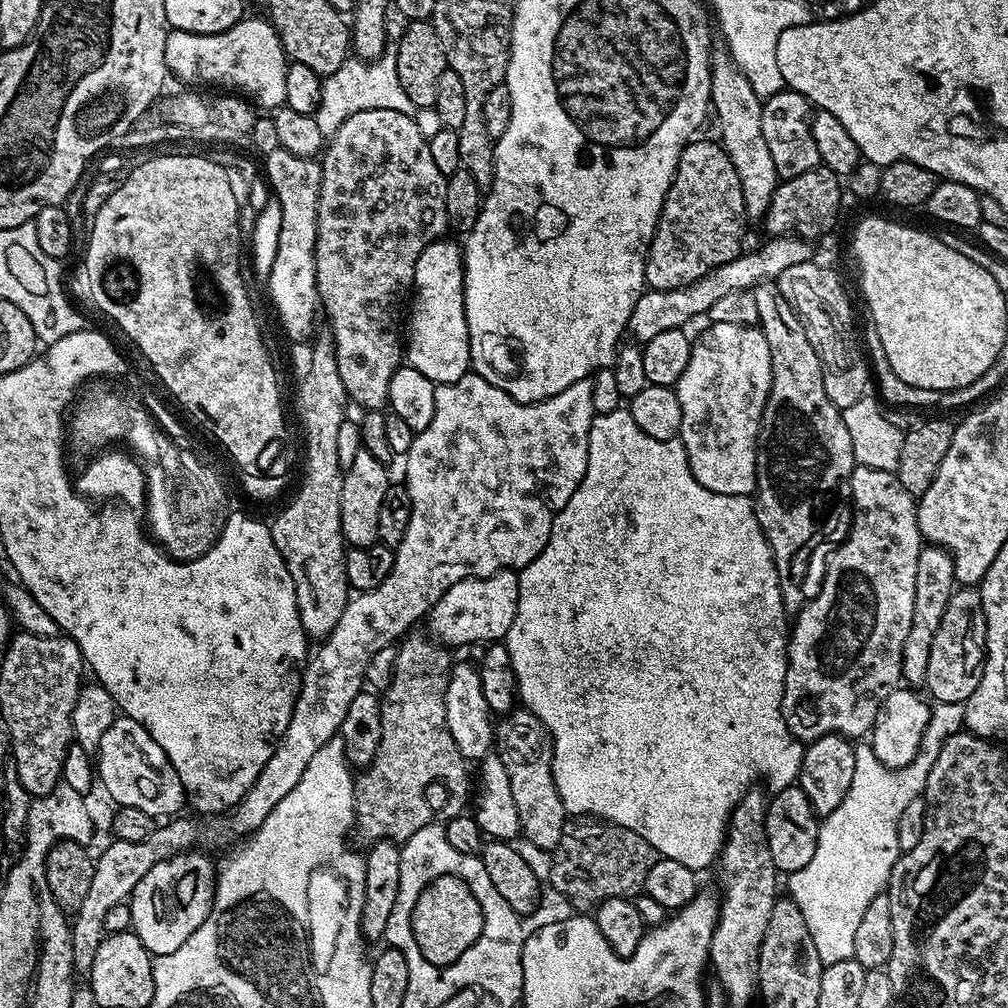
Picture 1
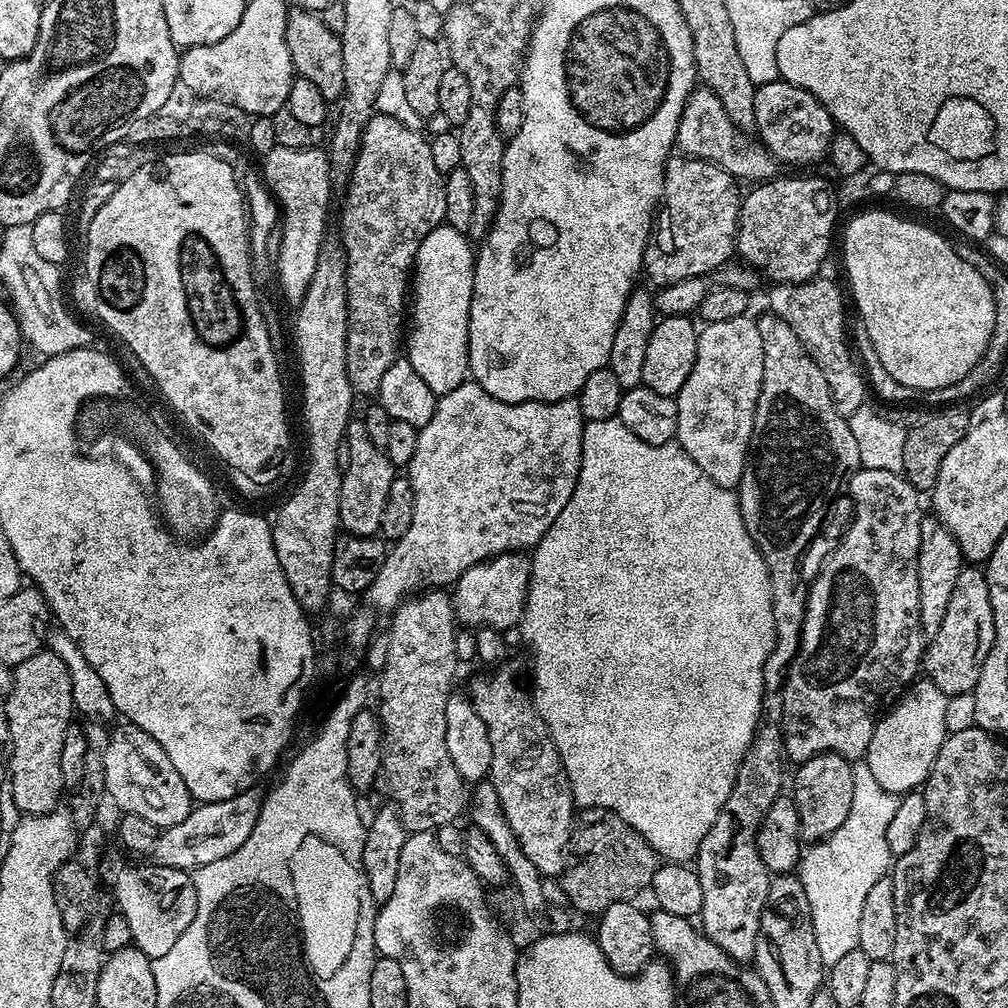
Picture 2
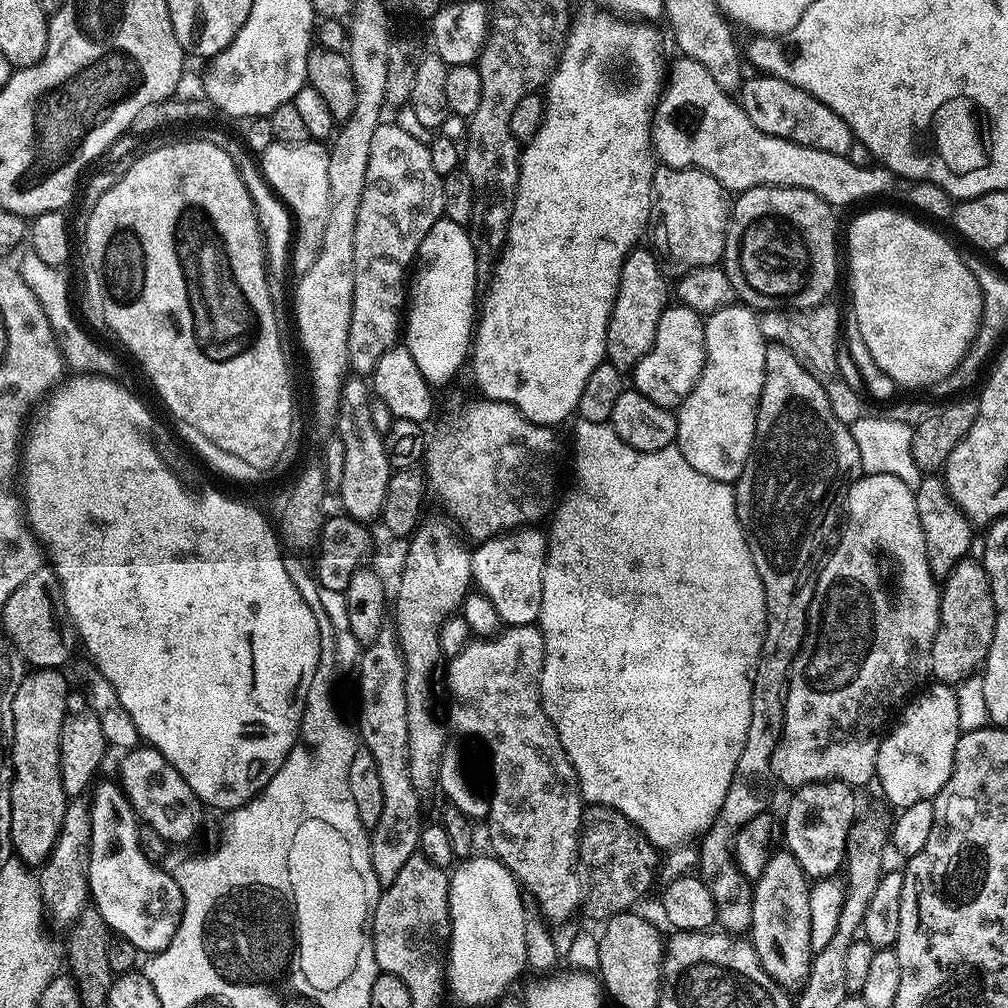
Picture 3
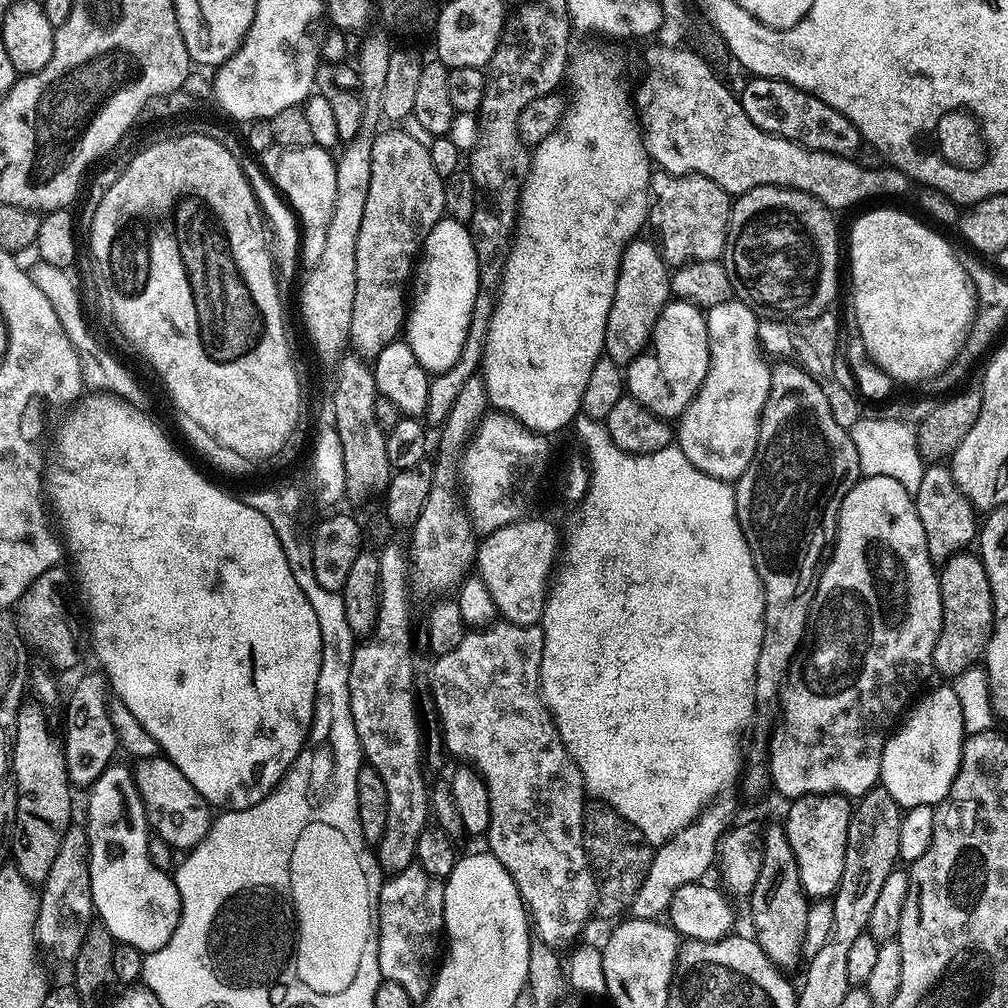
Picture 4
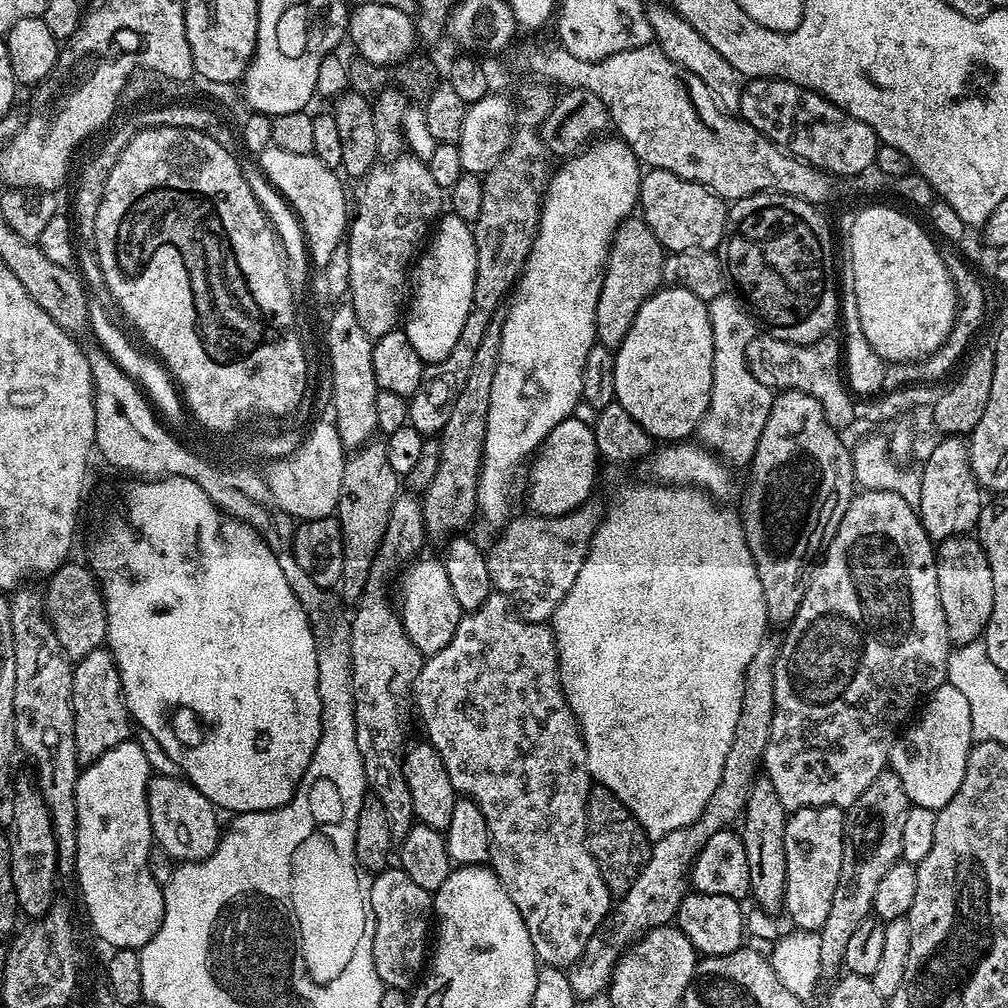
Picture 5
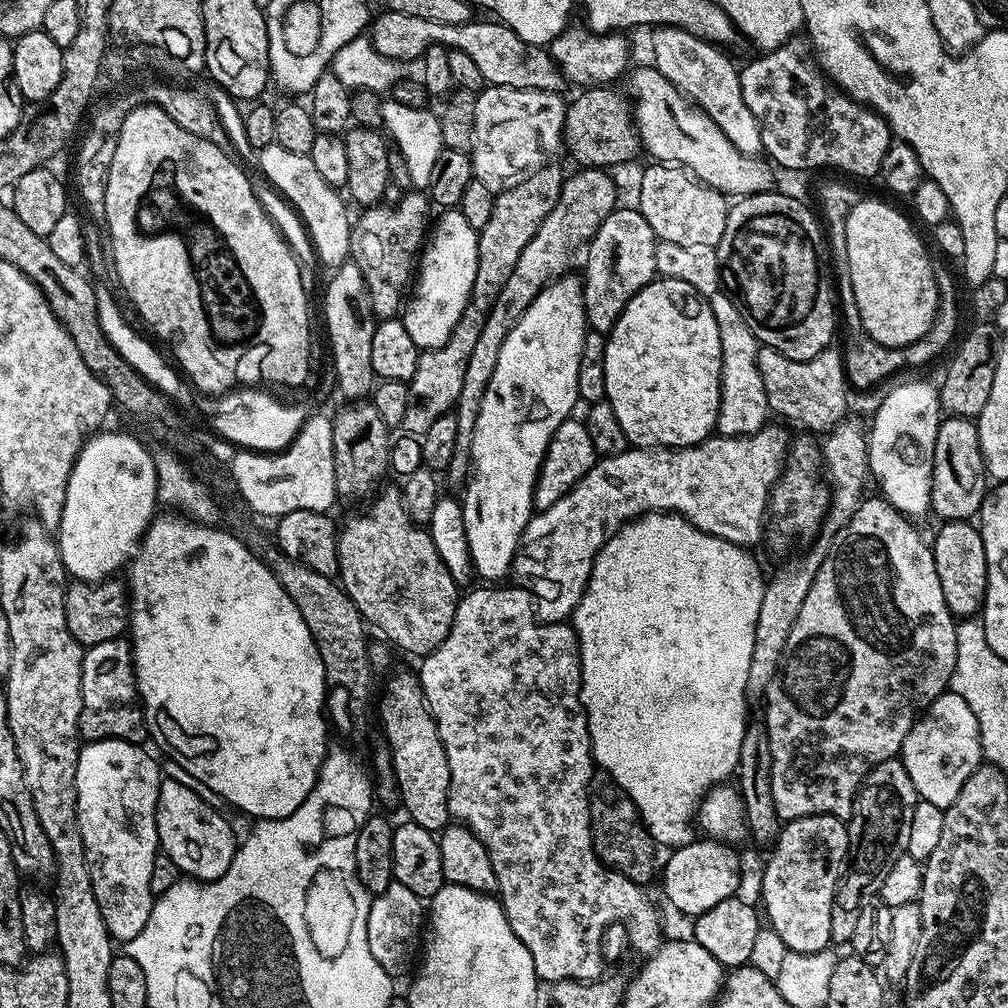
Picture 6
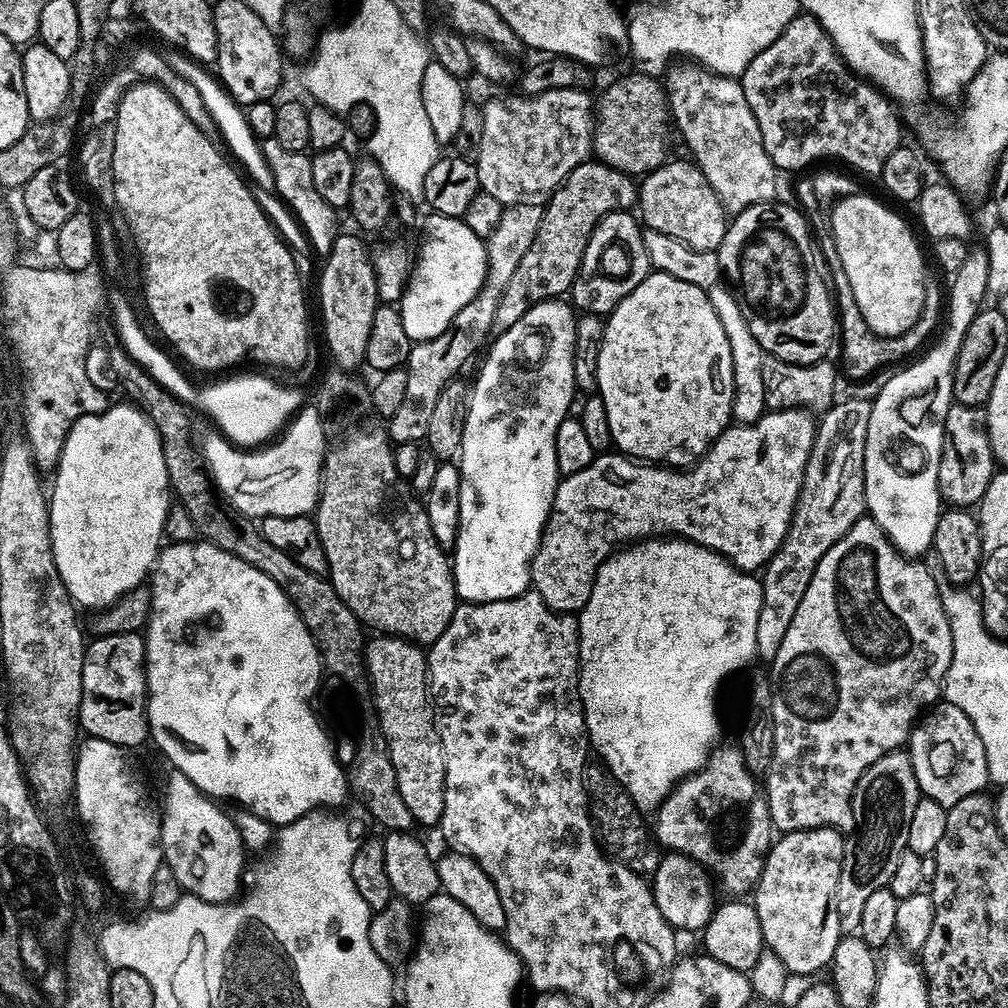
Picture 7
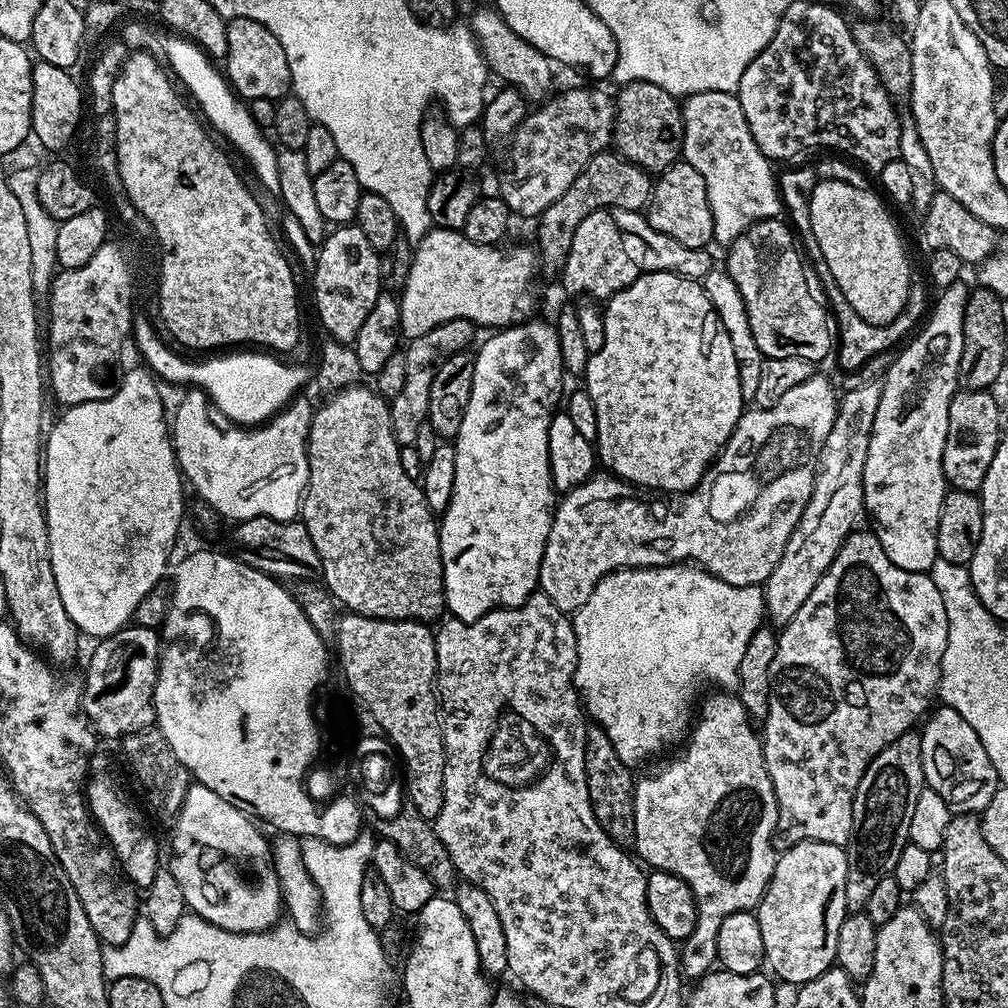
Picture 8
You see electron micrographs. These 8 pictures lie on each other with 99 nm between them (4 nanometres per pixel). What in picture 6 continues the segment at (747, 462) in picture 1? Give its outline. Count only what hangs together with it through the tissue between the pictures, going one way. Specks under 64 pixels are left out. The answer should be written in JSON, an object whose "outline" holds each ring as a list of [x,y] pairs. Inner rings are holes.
{"outline":[[[716,292],[710,303],[722,338],[722,386],[716,426],[721,436],[752,436],[770,420],[766,386],[762,386],[762,374],[758,370],[758,354],[762,345],[750,326],[746,326],[746,318],[742,318],[738,306],[734,306],[727,292]]]}

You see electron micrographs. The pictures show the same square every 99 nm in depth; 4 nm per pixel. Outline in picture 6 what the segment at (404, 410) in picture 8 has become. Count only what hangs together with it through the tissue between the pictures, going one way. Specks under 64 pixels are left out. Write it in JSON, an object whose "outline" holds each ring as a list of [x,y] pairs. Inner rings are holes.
{"outline":[[[556,162],[538,168],[527,178],[512,184],[497,195],[494,202],[494,214],[490,216],[490,222],[486,222],[486,226],[479,229],[476,237],[478,270],[466,310],[462,318],[458,318],[450,338],[442,346],[425,348],[421,351],[418,366],[411,380],[407,381],[410,390],[410,406],[406,406],[406,414],[403,415],[400,423],[400,428],[407,435],[424,436],[434,421],[442,418],[442,414],[455,409],[458,394],[462,394],[462,381],[466,378],[466,362],[470,362],[474,345],[478,343],[478,338],[486,327],[486,318],[494,302],[498,302],[498,294],[502,286],[506,286],[507,280],[510,279],[510,274],[514,271],[522,250],[526,250],[530,238],[538,234],[538,226],[546,222],[546,214],[554,210],[560,191],[564,189],[566,172],[554,163]]]}

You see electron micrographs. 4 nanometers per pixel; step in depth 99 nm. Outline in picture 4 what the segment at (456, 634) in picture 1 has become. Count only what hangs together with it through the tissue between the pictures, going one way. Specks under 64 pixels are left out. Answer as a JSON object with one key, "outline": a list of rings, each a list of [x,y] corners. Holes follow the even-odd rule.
{"outline":[[[521,518],[487,533],[479,541],[475,571],[486,582],[497,613],[510,624],[534,624],[543,617],[550,581],[558,564],[556,528],[548,520]]]}

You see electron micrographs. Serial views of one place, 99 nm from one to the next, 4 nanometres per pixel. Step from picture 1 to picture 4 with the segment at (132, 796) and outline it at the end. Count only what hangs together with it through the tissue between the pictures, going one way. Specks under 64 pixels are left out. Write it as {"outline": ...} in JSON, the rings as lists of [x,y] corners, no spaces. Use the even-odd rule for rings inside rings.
{"outline":[[[163,754],[137,759],[134,775],[148,827],[154,830],[155,835],[162,837],[174,850],[191,850],[198,842],[202,842],[202,838],[212,827],[213,813],[208,801],[202,798],[202,794],[198,794],[196,785],[186,778],[186,774],[182,774],[182,770],[173,760]]]}

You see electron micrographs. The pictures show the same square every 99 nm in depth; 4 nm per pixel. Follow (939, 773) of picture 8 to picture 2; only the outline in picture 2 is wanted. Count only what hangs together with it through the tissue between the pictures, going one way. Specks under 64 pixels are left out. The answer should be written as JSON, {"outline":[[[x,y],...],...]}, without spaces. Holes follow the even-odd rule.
{"outline":[[[920,678],[895,701],[897,704],[889,712],[887,709],[877,719],[866,763],[882,790],[897,794],[914,792],[927,780],[938,750],[942,750],[944,739],[950,734],[946,726],[948,697],[934,682]]]}

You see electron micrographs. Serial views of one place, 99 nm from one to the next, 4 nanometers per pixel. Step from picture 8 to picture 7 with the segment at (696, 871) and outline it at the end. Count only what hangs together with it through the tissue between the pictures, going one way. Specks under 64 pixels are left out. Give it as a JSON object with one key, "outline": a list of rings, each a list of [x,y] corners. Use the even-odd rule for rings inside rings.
{"outline":[[[717,747],[708,757],[708,762],[703,768],[693,772],[691,776],[685,776],[679,784],[675,785],[672,793],[656,809],[654,840],[655,843],[657,840],[662,847],[668,848],[664,850],[669,853],[689,856],[707,869],[714,877],[719,891],[721,888],[725,892],[725,897],[744,898],[747,897],[747,892],[749,895],[760,881],[768,849],[774,843],[774,829],[768,809],[768,797],[761,781],[744,765],[744,754],[739,747],[724,747]]]}

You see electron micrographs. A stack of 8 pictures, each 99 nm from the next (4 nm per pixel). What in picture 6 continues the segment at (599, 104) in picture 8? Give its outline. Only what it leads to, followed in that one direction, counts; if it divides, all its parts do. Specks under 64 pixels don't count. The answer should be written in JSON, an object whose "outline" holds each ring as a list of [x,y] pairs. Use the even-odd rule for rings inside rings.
{"outline":[[[487,85],[476,97],[474,110],[474,142],[469,152],[473,177],[489,187],[491,192],[501,193],[520,177],[543,167],[563,149],[567,101],[557,92],[538,91],[536,88],[498,87]]]}

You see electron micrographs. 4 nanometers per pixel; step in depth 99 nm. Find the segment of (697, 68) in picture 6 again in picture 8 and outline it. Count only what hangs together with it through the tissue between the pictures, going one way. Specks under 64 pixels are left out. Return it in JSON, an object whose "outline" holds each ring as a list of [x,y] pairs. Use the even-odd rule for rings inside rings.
{"outline":[[[699,92],[683,101],[684,147],[683,163],[694,166],[706,182],[706,198],[710,198],[710,210],[714,214],[713,241],[730,246],[750,226],[759,220],[771,220],[782,212],[782,201],[777,173],[772,173],[773,161],[758,150],[758,142],[750,134],[746,114],[742,114],[739,95],[731,92]]]}

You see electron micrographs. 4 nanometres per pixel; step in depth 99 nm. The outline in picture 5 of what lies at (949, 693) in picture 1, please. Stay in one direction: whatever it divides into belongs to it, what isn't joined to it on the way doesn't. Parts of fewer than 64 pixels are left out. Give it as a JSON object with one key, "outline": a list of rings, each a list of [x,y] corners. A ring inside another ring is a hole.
{"outline":[[[965,534],[939,541],[936,573],[938,598],[942,602],[942,614],[946,614],[949,641],[957,645],[981,639],[994,610],[994,574],[990,574],[990,562],[979,539],[975,535]]]}

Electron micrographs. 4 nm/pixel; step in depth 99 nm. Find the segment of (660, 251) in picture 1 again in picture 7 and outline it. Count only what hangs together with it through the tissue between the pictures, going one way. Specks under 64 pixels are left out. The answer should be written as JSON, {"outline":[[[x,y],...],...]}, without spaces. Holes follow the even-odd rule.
{"outline":[[[669,159],[661,168],[649,172],[638,184],[638,216],[651,231],[670,234],[686,246],[703,252],[715,252],[728,229],[729,213],[725,212],[714,186],[691,159]]]}

